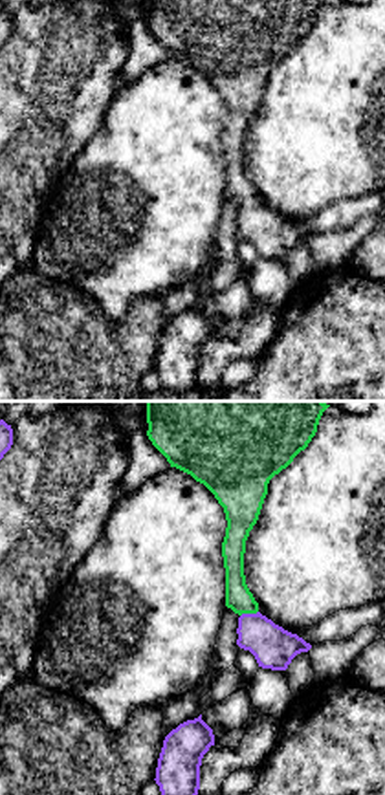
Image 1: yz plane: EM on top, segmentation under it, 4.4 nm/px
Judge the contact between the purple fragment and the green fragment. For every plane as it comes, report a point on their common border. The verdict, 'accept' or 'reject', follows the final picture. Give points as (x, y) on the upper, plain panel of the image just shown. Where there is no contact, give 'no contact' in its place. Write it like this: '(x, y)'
(248, 204)

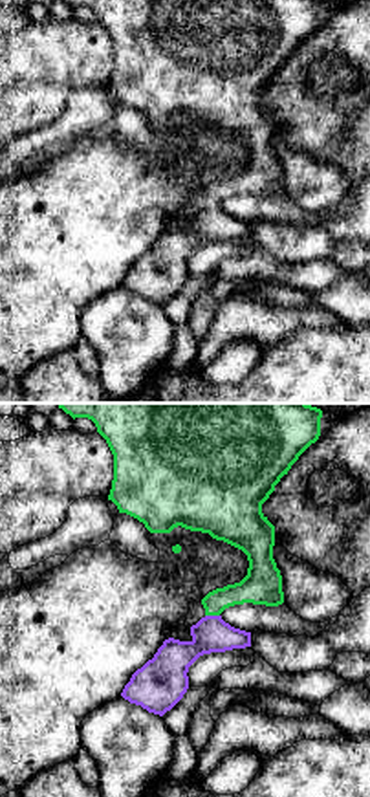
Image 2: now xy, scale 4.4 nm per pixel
(213, 206)

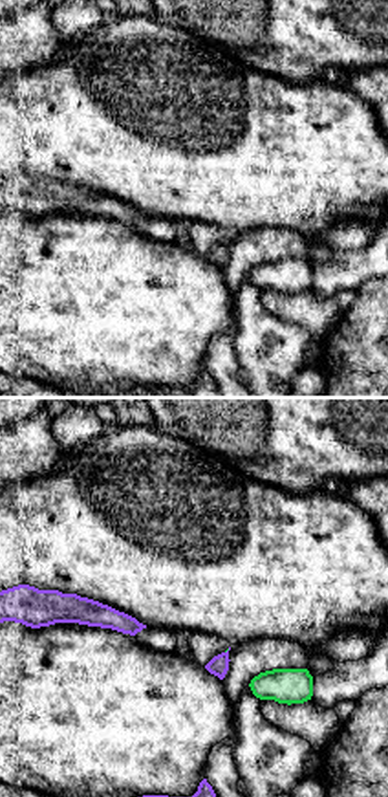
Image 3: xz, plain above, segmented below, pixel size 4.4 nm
(227, 240)

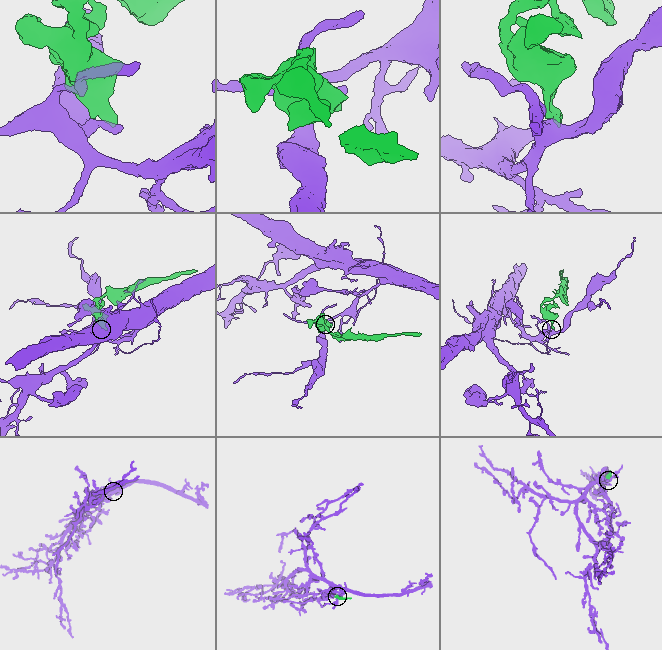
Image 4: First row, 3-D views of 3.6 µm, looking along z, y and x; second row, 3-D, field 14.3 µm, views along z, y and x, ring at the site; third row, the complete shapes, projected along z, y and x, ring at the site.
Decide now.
reject

